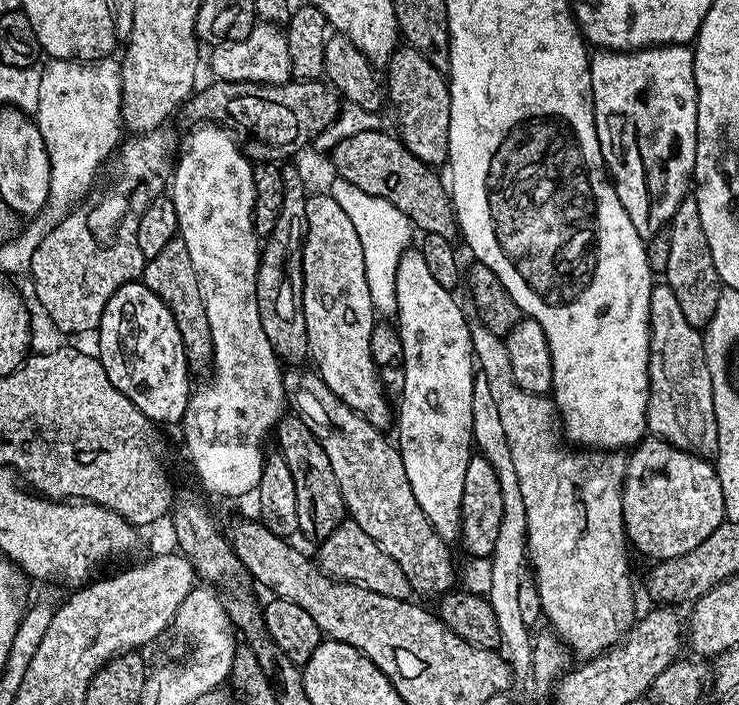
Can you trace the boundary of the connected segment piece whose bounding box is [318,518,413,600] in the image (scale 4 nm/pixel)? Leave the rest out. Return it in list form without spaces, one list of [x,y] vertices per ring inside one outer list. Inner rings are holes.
[[[351,518],[345,519],[344,523],[339,524],[332,534],[319,541],[318,548],[320,548],[318,566],[323,572],[327,572],[328,575],[335,576],[337,580],[347,580],[354,584],[362,584],[366,590],[374,590],[378,594],[386,594],[386,598],[406,600],[413,595],[412,587],[406,578],[406,574],[402,574],[402,566],[398,566],[398,562],[394,562],[394,558],[390,558],[390,554],[386,554],[386,550],[382,550],[382,546],[378,546],[378,542],[374,542],[374,538],[370,538],[370,534],[366,534],[366,530],[362,530],[362,526],[358,526]]]

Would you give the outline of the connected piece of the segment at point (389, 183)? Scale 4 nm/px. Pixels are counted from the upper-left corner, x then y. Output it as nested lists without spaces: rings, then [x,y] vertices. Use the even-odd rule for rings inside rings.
[[[385,130],[354,134],[337,145],[330,153],[339,179],[358,186],[371,196],[386,198],[402,214],[406,214],[417,229],[424,234],[442,234],[442,238],[455,241],[458,236],[456,214],[446,191],[446,184],[435,176],[433,169],[424,164],[410,150],[404,148],[399,135],[392,136]]]

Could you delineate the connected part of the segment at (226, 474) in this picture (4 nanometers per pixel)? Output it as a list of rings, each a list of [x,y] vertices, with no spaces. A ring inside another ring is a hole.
[[[196,126],[188,145],[183,145],[178,159],[174,164],[174,171],[170,177],[170,195],[174,202],[174,210],[178,210],[179,239],[186,242],[186,250],[190,250],[190,262],[194,262],[194,270],[200,275],[200,292],[204,296],[206,306],[206,318],[210,318],[210,338],[212,339],[212,381],[205,388],[200,388],[191,393],[188,405],[184,411],[182,429],[184,428],[184,444],[188,447],[188,456],[192,459],[192,466],[196,470],[196,476],[204,483],[208,492],[216,496],[244,496],[247,492],[255,493],[260,486],[266,451],[264,452],[264,435],[279,425],[286,409],[286,392],[284,396],[284,376],[280,373],[281,361],[275,350],[270,346],[270,338],[266,338],[266,330],[262,330],[262,322],[258,318],[258,302],[256,301],[256,275],[260,269],[260,254],[262,251],[261,237],[256,235],[256,223],[252,221],[252,211],[256,205],[254,194],[254,178],[252,177],[253,161],[244,155],[237,137],[224,126]]]

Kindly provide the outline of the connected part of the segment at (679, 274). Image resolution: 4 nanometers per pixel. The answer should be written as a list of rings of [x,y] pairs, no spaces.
[[[695,195],[685,196],[684,201],[674,210],[666,228],[670,232],[670,262],[666,265],[666,282],[674,290],[686,314],[690,326],[704,330],[717,309],[722,285],[718,270],[714,270],[714,254],[710,254],[710,242],[706,242],[706,230],[702,230],[702,214],[698,214]]]

